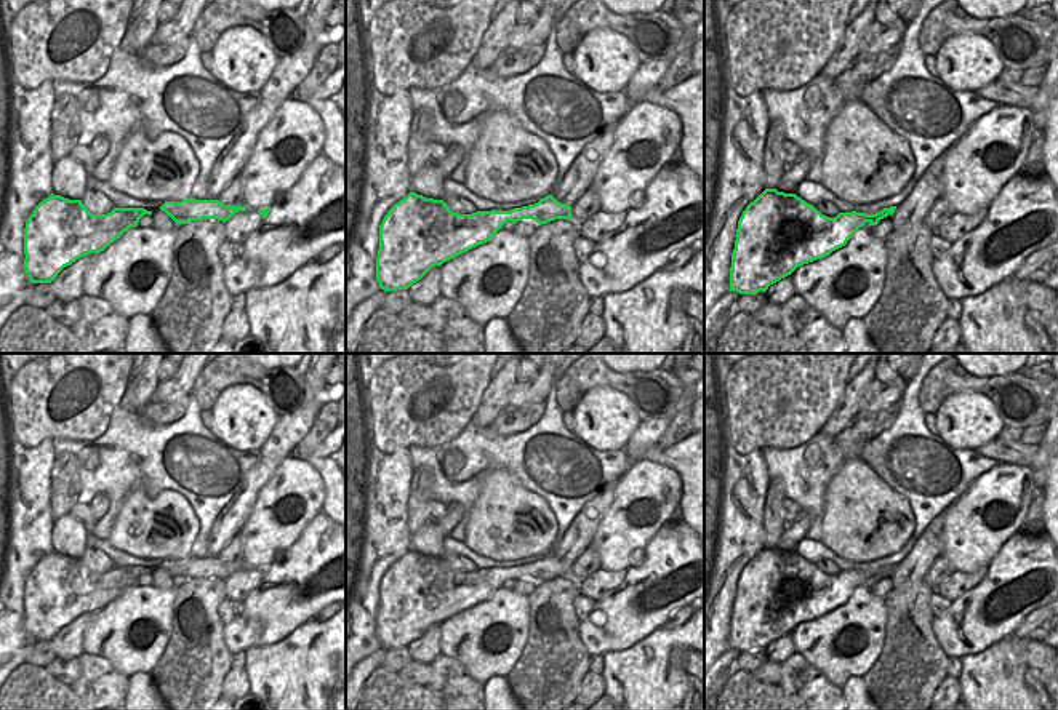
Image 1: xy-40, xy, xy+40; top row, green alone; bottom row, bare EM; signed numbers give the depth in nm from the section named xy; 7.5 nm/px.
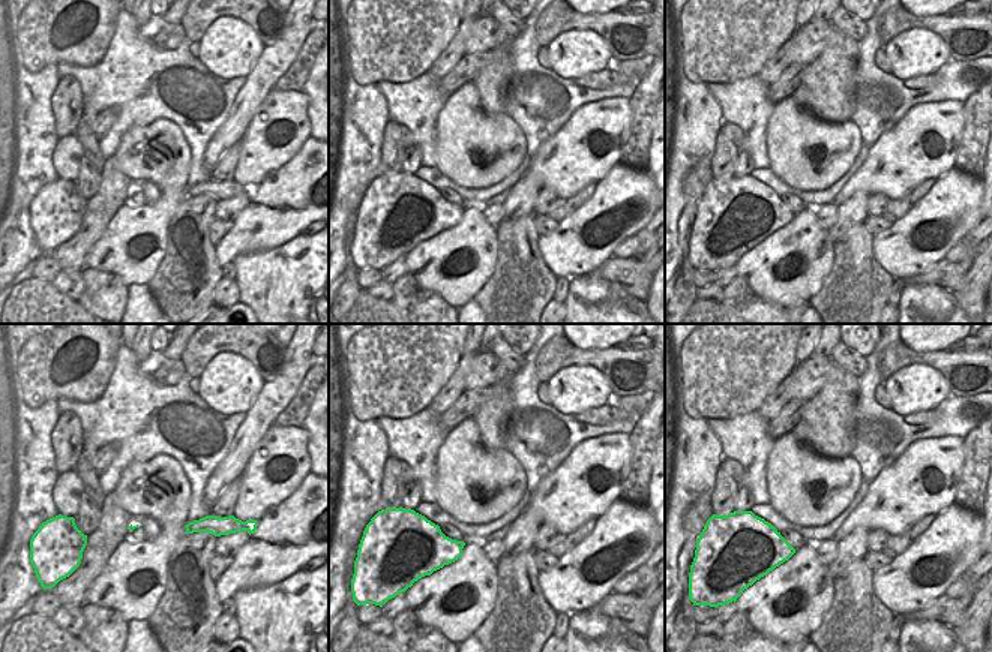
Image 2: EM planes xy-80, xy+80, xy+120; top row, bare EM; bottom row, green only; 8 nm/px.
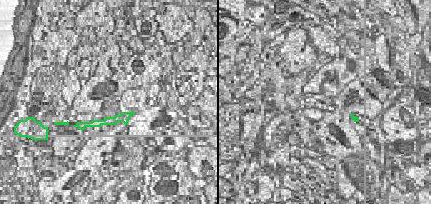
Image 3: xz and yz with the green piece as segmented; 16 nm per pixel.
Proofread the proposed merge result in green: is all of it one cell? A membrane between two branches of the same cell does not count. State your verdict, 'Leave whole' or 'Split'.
Leave whole.

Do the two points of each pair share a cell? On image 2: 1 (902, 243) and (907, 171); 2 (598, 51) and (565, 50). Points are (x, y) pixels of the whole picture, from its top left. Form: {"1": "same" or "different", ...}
{"1": "different", "2": "same"}

